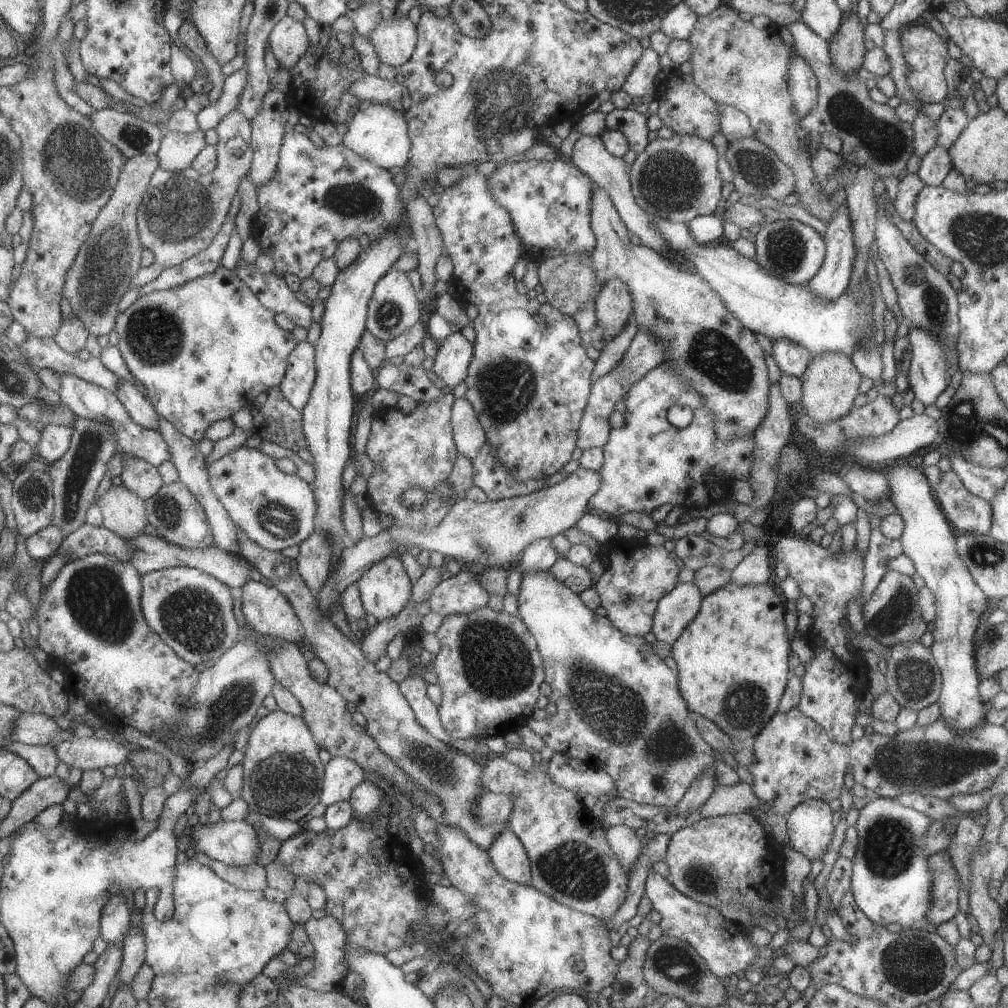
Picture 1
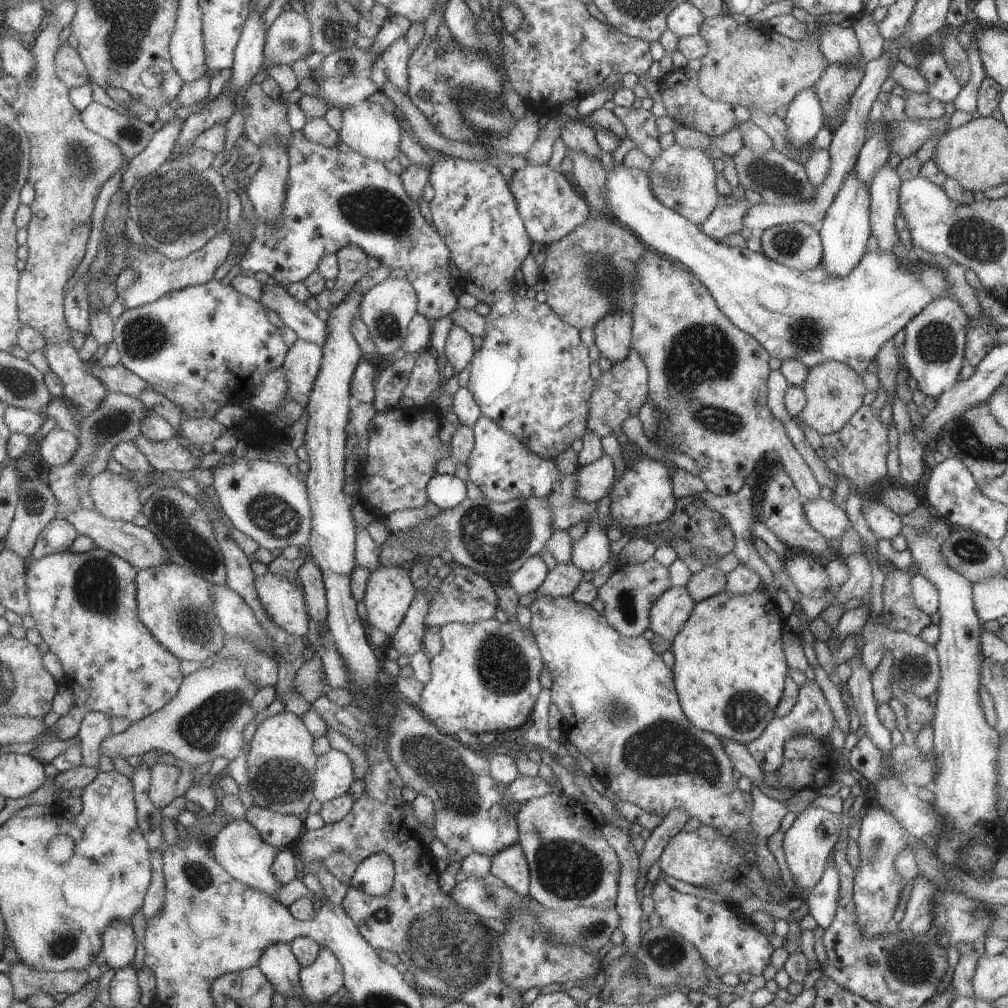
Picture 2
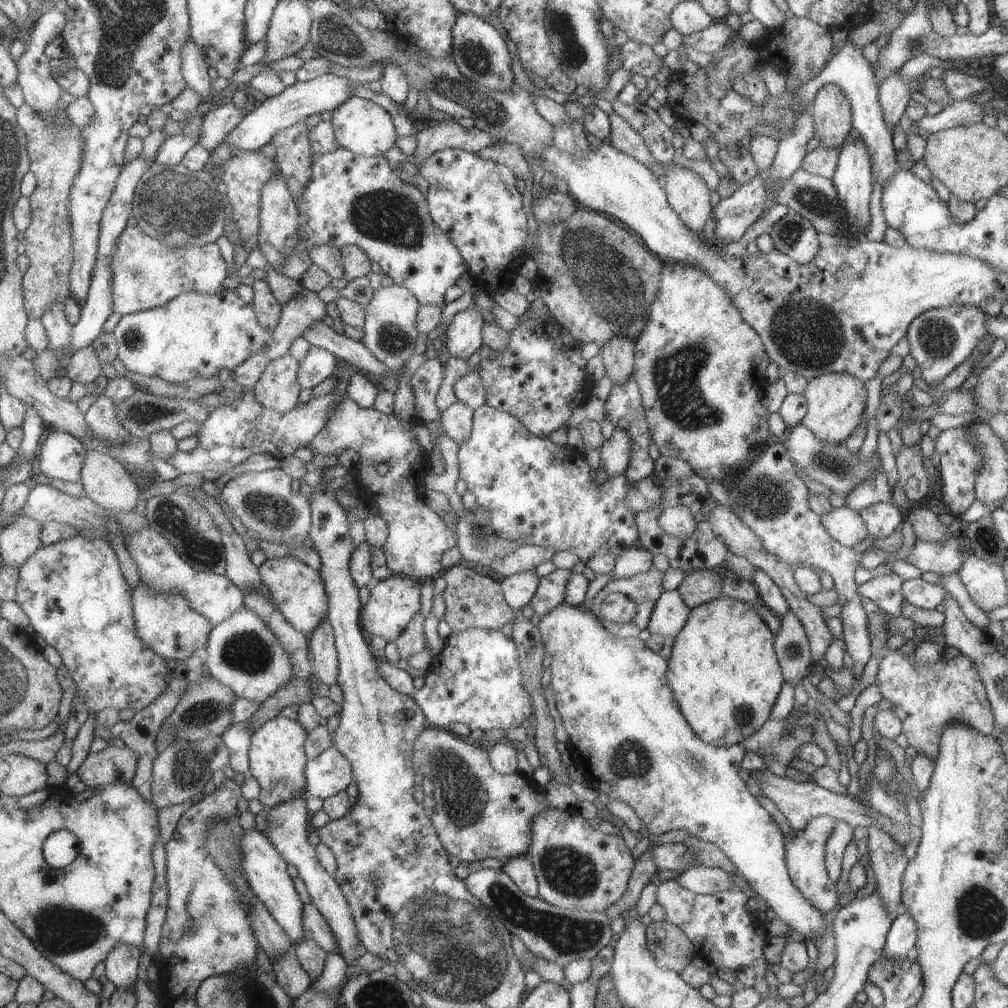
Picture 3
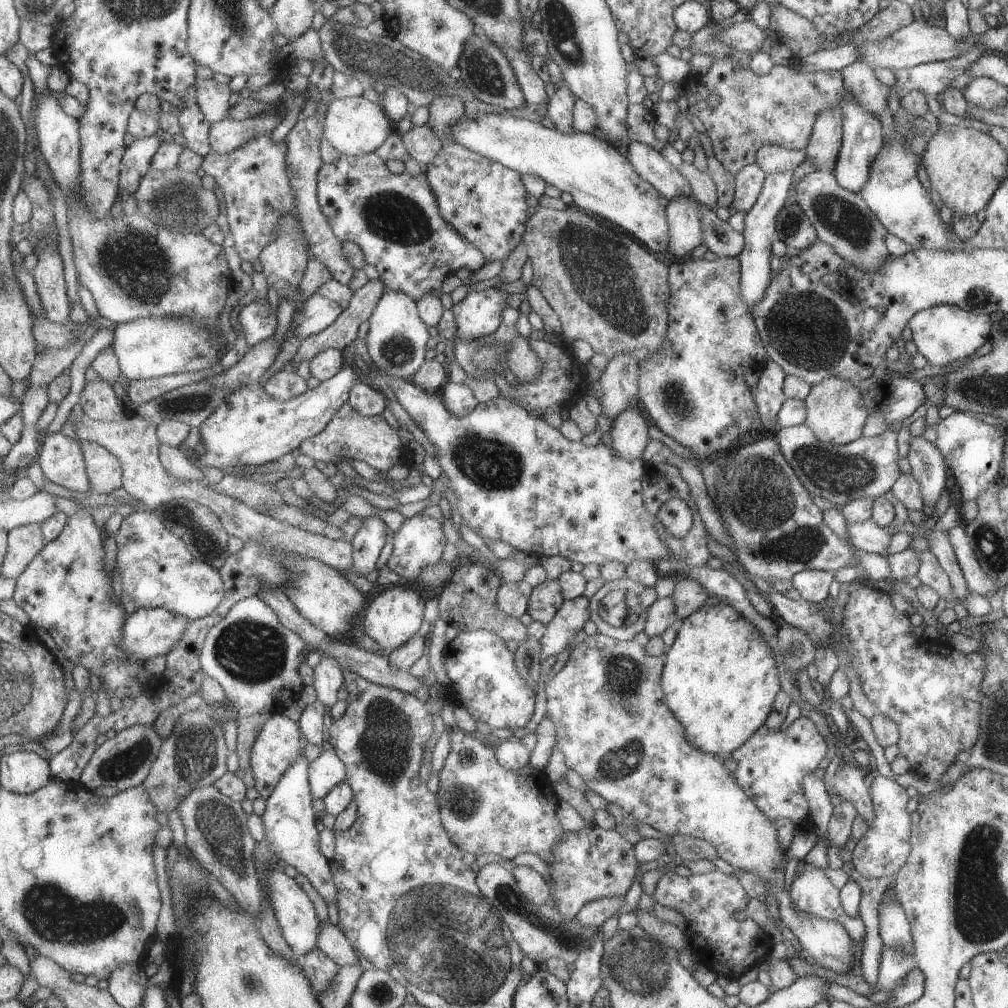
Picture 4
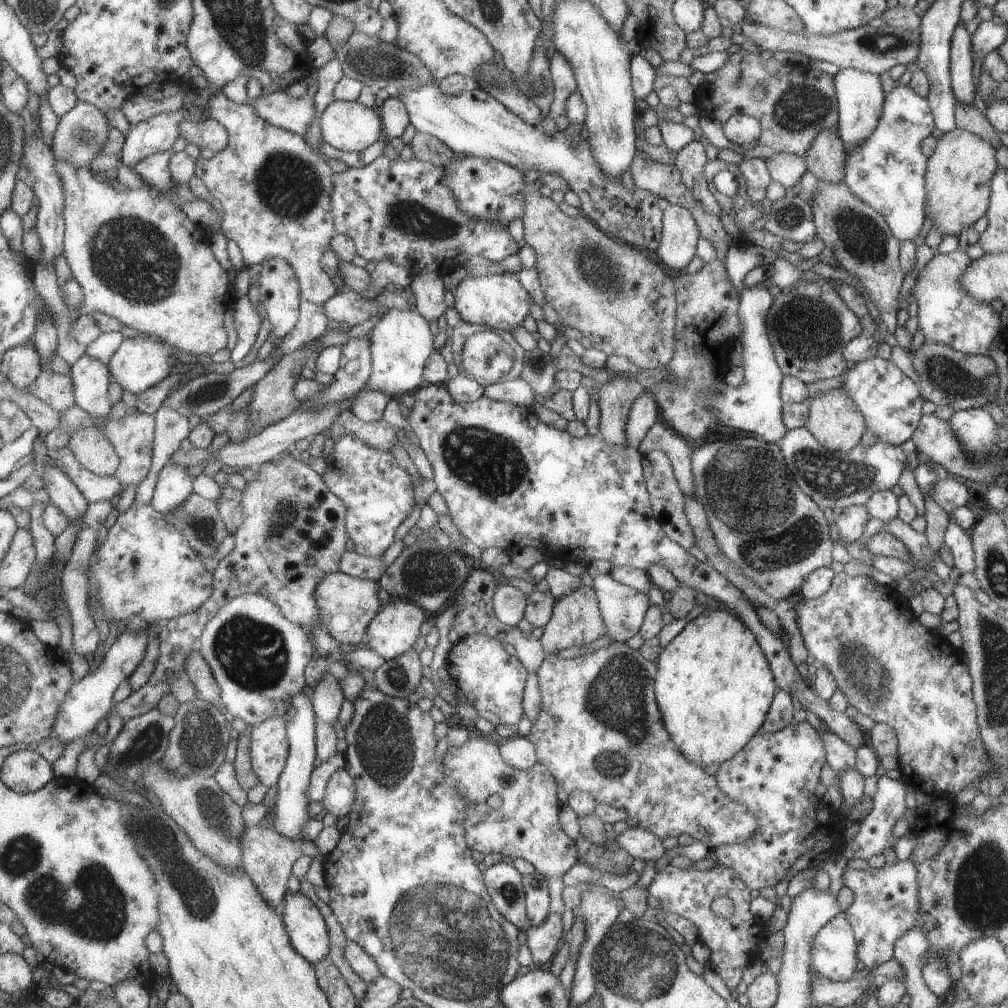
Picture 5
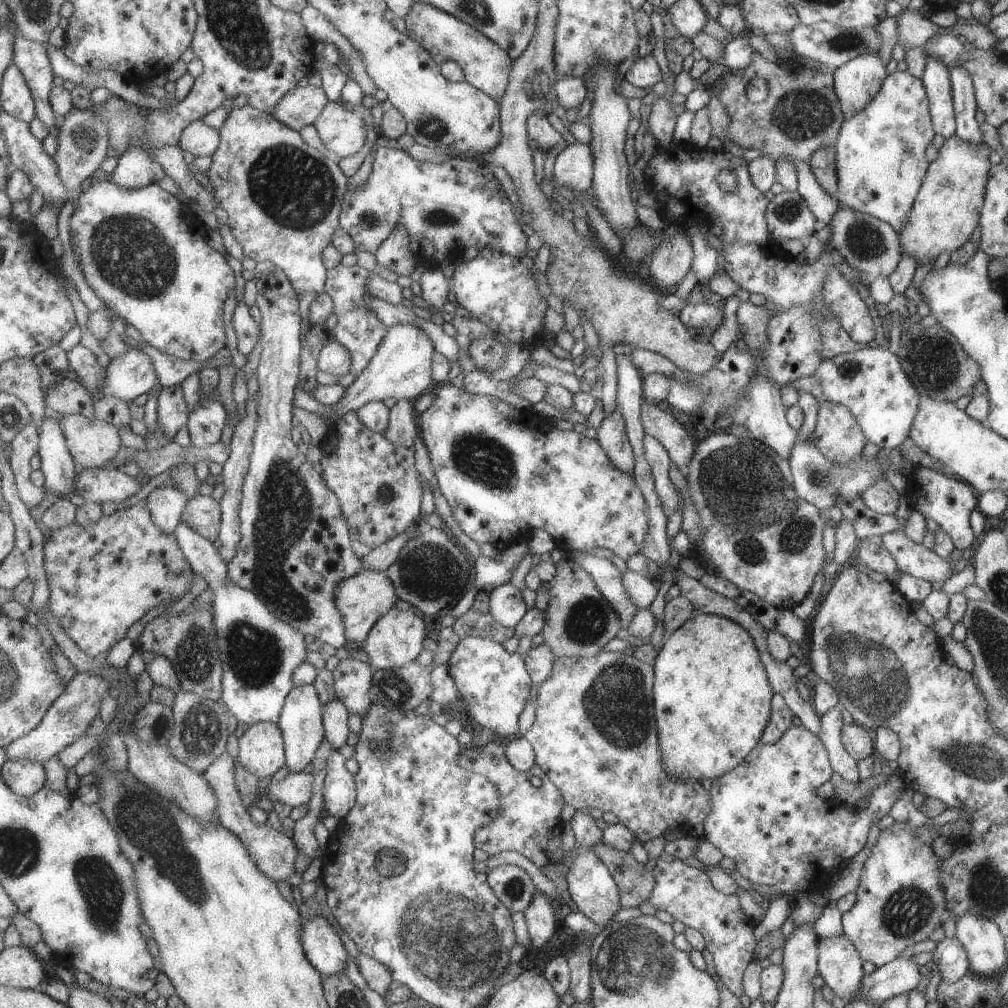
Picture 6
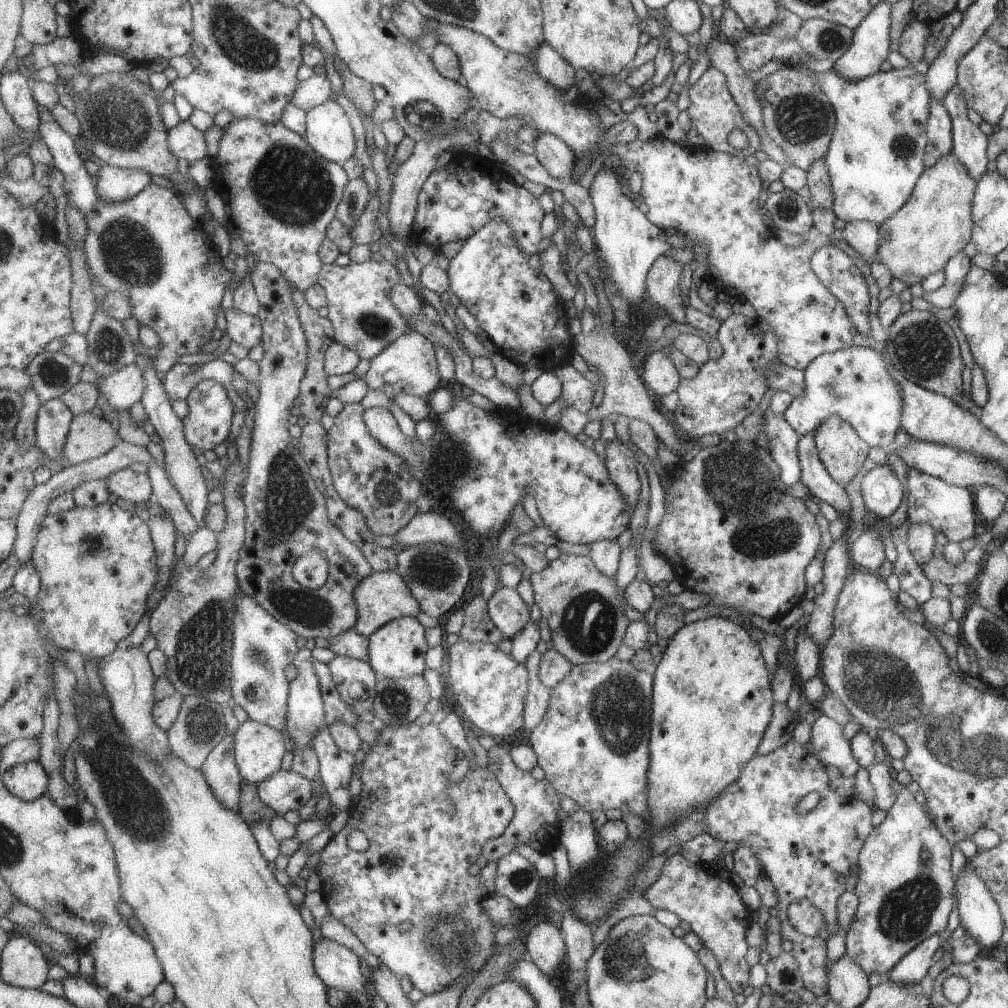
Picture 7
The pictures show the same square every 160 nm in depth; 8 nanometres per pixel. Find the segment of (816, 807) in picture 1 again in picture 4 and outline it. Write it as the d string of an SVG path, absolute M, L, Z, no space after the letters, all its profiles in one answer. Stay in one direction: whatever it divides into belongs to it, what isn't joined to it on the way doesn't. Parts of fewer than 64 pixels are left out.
M803 860L788 891L794 909L825 920L841 922L845 926L843 918L847 918L847 915L842 909L838 888L833 886L824 869Z

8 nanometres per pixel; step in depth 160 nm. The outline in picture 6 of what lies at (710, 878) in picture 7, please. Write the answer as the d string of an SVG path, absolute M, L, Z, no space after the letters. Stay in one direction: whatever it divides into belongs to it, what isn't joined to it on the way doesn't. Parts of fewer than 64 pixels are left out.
M665 852L658 856L651 872L653 872L656 883L650 892L648 902L657 910L668 912L673 919L682 922L685 927L694 928L701 934L704 940L704 948L712 954L717 978L731 994L734 994L736 997L741 996L744 993L742 985L743 970L745 970L745 967L751 960L754 960L753 954L757 940L753 934L755 923L743 913L741 906L739 906L737 895L735 893L725 895L715 890L703 869L698 870L697 868L687 866L687 864L683 864L679 859L675 859Z

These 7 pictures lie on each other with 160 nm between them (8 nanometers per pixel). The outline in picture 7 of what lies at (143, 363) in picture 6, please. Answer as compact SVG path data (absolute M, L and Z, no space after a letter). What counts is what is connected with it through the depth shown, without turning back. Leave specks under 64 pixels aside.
M139 363L121 367L105 378L100 390L115 410L129 409L144 397L148 382Z

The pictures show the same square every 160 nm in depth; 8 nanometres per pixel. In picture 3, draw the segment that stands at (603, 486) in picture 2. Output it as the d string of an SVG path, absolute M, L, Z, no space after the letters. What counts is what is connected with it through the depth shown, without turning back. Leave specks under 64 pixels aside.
M613 429L611 437L598 448L601 468L608 477L623 475L630 459L630 438L621 429Z

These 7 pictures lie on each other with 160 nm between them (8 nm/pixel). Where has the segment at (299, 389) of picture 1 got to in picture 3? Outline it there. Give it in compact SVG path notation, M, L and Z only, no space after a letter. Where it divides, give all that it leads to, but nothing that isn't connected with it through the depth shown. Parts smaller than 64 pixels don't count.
M311 346L305 357L299 361L299 364L299 384L303 389L312 389L317 384L321 384L323 380L334 376L339 360L328 350Z

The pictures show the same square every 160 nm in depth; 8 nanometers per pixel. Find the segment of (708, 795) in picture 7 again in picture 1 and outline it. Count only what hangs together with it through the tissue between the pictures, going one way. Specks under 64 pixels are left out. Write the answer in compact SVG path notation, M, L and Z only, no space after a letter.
M729 581L723 588L718 588L708 595L705 595L700 602L699 610L695 618L681 631L679 638L671 645L670 656L676 662L678 673L676 677L679 680L678 689L685 701L689 712L700 714L702 717L713 721L730 739L743 741L755 736L760 728L767 722L778 710L778 704L786 687L786 682L790 675L787 669L787 658L791 654L790 640L787 636L787 630L783 623L785 612L785 599L775 593L775 586L769 586L766 583L758 585L738 585Z

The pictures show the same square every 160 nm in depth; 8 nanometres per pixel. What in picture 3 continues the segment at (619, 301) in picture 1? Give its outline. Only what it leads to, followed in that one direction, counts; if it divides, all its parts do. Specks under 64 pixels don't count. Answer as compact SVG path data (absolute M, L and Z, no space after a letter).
M625 335L608 338L600 346L600 357L606 374L613 383L624 381L633 372L634 340Z

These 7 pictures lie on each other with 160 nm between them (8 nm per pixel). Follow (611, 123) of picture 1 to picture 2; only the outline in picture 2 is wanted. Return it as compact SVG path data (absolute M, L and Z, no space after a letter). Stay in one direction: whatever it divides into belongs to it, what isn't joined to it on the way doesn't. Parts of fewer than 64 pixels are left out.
M619 107L612 110L613 114L623 122L625 134L633 144L635 150L640 150L650 159L657 158L661 154L658 137L661 135L655 125L655 116L650 111L641 107Z

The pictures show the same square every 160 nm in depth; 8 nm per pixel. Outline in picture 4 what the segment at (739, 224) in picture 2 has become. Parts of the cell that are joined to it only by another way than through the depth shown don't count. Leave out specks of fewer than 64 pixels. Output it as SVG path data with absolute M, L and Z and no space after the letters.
M754 162L745 165L734 174L734 199L731 201L733 212L745 213L753 206L763 186L766 174Z

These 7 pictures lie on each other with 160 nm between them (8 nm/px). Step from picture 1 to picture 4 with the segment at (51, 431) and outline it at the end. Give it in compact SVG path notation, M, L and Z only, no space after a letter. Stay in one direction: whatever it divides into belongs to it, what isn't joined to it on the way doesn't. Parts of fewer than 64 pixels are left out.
M60 431L47 436L43 439L38 461L41 471L54 484L79 492L93 491L79 439L69 438Z

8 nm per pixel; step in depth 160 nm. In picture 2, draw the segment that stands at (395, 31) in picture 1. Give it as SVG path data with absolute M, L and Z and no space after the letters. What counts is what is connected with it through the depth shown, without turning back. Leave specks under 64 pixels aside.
M395 38L389 47L385 48L378 56L385 76L397 90L407 94L409 76L407 75L407 62L412 50L406 44L406 38Z

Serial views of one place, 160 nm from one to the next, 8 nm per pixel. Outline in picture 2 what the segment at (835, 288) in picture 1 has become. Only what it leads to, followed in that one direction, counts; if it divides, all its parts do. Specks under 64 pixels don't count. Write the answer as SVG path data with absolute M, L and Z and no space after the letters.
M851 170L851 174L845 174L845 180L841 182L841 188L837 190L835 198L825 216L823 216L823 226L818 234L822 246L821 266L825 266L827 274L833 274L837 278L843 278L845 274L849 274L849 270L857 265L861 260L861 256L865 255L866 243L869 238L869 206L870 206L869 190L865 188L863 182L859 182L855 178L855 170Z

